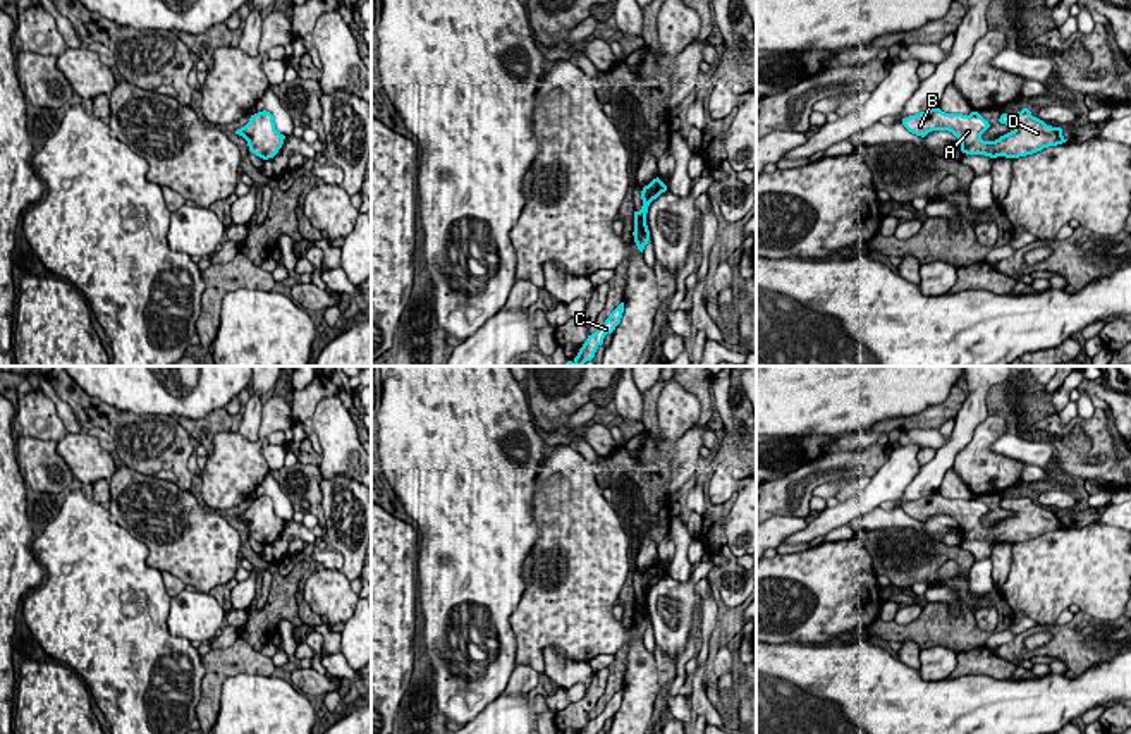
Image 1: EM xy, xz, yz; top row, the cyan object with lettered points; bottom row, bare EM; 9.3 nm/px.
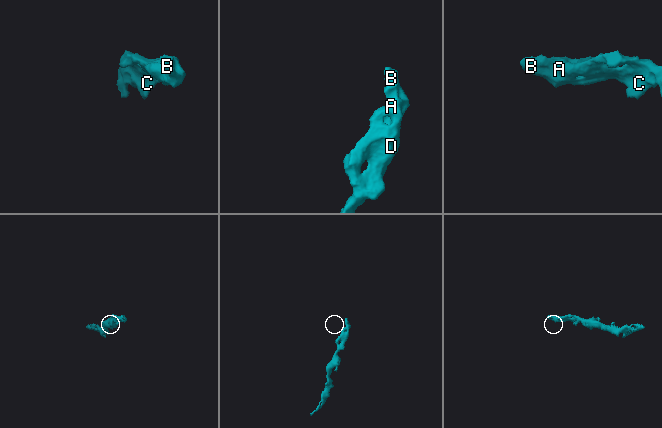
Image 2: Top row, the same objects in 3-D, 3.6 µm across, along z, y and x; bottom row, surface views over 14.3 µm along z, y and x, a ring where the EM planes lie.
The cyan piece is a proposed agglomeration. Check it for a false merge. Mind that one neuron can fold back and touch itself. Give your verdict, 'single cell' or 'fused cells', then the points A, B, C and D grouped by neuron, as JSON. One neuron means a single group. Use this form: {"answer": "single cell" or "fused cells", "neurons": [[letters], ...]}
{"answer": "single cell", "neurons": [["A", "B", "C", "D"]]}

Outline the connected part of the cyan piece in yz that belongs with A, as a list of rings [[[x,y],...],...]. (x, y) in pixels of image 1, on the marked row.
[[[935,107],[902,119],[902,125],[916,136],[925,138],[932,131],[949,131],[959,139],[963,153],[990,158],[1019,158],[1067,141],[1061,127],[1047,125],[1028,108],[1018,113],[1002,113],[999,122],[1014,129],[995,141],[983,141],[981,134],[990,124],[978,112],[945,113]]]

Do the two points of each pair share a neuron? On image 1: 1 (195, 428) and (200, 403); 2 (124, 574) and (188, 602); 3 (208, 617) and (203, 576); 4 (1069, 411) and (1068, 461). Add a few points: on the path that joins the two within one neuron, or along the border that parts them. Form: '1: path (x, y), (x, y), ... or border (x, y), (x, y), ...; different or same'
1: border (224, 406), (200, 418), (177, 418); different
2: border (169, 599), (167, 630), (181, 638); different
3: border (198, 590), (208, 593); different
4: border (1076, 416), (1069, 422); different

